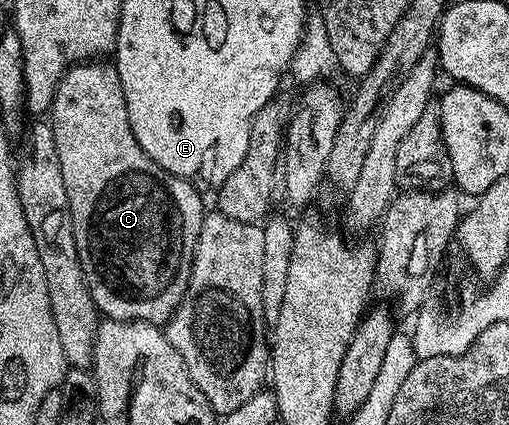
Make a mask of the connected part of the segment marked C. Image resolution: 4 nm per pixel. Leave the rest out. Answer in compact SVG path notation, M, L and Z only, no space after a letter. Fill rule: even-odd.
M93 60L82 62L78 66L69 66L67 74L62 76L62 80L58 84L56 95L52 101L50 125L54 132L54 144L58 148L58 164L62 164L62 180L66 183L66 200L70 200L70 216L74 224L74 240L78 244L82 272L97 310L105 319L113 318L119 322L167 323L178 308L180 301L183 300L190 280L194 252L198 244L198 236L202 232L202 220L206 213L204 202L200 199L201 191L186 179L166 172L154 160L150 160L150 156L146 156L146 152L142 152L142 144L138 144L138 140L134 140L134 132L130 128L130 120L126 112L126 96L122 92L122 80L111 61Z

